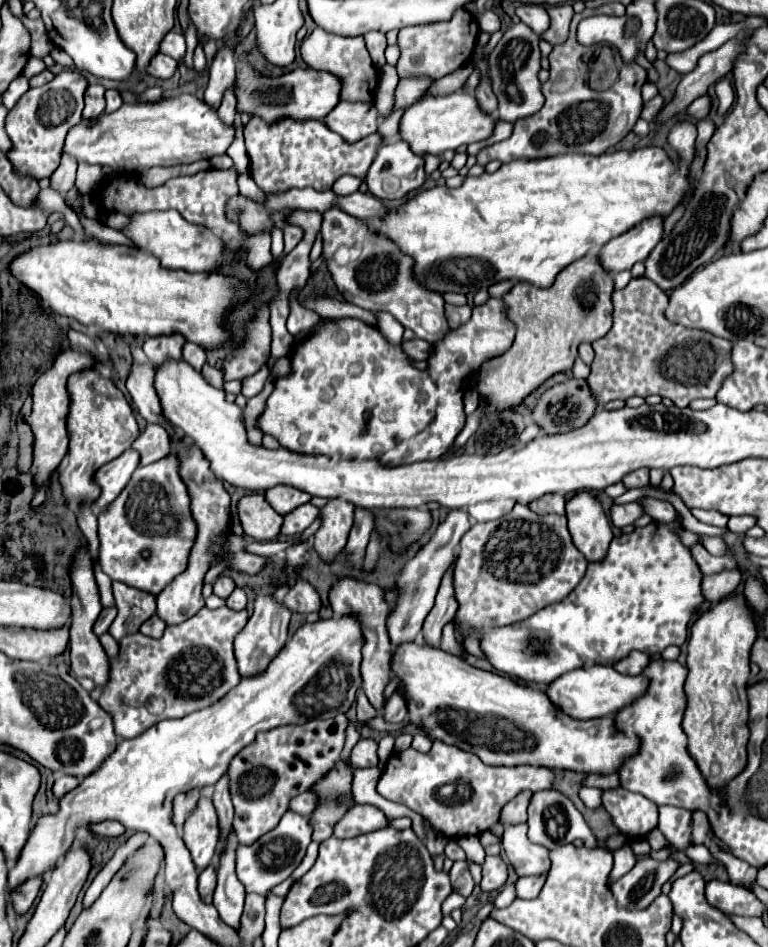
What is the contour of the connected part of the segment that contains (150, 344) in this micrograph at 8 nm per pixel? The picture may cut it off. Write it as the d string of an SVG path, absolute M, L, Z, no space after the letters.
M181 335L169 337L147 337L143 343L143 351L153 365L163 365L167 361L181 359L181 347L185 339Z

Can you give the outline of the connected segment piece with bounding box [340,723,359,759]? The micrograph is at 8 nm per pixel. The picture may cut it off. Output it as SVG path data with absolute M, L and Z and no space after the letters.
M349 723L349 727L347 727L347 741L345 741L345 749L343 749L343 755L341 755L341 759L347 759L349 757L349 751L353 749L353 745L359 741L359 733L357 733L357 729L355 729L355 725L353 723Z

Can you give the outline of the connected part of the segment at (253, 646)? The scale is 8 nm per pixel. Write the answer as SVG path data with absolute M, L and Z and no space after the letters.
M275 595L255 597L253 615L247 621L245 629L235 639L235 657L237 657L237 667L239 667L241 677L251 677L265 671L265 667L271 663L271 659L281 651L281 647L287 641L289 619L291 619L291 611L283 603L277 603Z

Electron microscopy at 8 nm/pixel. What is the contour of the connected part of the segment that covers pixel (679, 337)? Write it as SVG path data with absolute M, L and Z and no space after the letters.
M645 277L631 279L625 289L613 293L613 327L605 337L593 343L595 361L591 365L591 381L587 379L591 395L599 409L611 399L627 399L631 395L647 397L653 393L669 397L677 407L689 407L689 403L695 399L715 397L721 389L723 379L733 373L733 343L717 335L709 335L707 331L693 331L691 327L669 323L669 319L665 319L667 303L669 295Z

